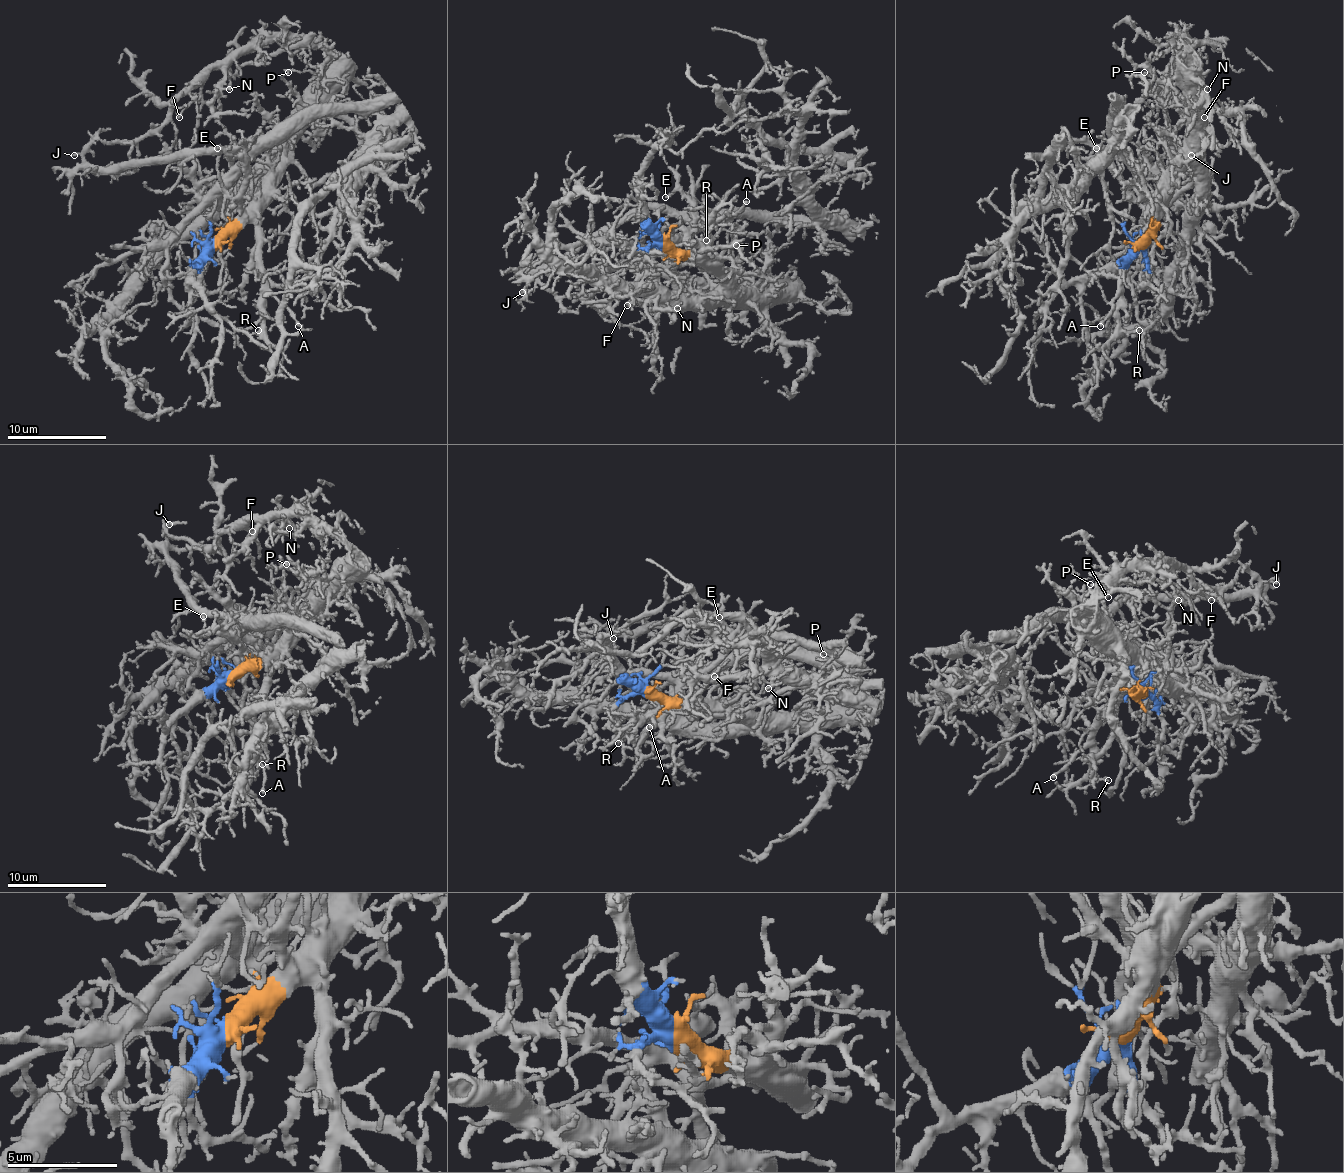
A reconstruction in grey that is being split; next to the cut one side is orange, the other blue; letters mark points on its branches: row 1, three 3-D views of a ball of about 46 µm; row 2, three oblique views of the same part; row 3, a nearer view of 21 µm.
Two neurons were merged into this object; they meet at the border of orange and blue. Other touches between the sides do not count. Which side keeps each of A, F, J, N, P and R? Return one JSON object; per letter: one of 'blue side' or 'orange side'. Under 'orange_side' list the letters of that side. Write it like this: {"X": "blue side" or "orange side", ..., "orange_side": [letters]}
{"A": "orange side", "F": "orange side", "J": "blue side", "N": "orange side", "P": "orange side", "R": "orange side", "orange_side": ["A", "F", "N", "P", "R"]}

